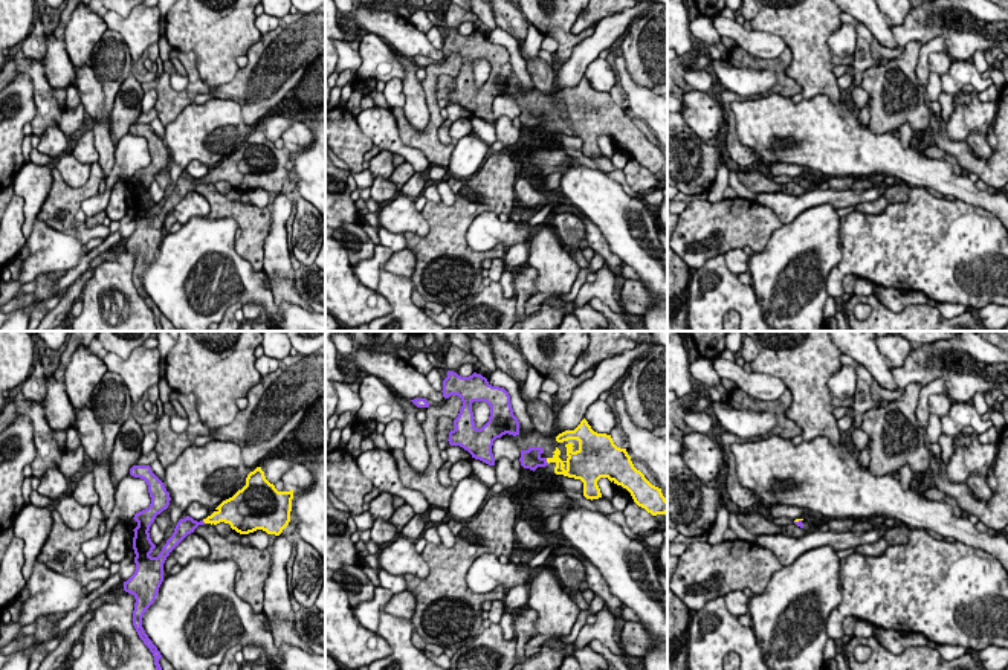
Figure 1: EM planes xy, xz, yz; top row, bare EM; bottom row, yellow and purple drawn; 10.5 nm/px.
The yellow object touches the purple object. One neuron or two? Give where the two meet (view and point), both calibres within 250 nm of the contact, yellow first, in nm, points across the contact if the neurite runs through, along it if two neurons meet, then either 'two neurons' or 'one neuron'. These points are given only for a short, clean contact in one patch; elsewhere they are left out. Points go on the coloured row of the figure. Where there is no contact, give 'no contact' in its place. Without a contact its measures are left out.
meets yellow in xz at (547, 461); 100 nm thick on the yellow side, 200 nm on the other; runs through xz (570, 461), (547, 461), (530, 458); one neuron

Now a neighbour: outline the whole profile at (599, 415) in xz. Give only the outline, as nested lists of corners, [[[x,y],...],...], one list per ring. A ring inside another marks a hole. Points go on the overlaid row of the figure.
[[[596,400],[585,412],[585,420],[597,433],[609,435],[617,424],[617,415],[606,401]]]

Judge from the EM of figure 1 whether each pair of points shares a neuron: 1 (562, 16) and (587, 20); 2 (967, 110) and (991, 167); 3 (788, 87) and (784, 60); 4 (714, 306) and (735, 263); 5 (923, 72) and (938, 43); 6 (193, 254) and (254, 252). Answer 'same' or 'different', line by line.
1: different
2: different
3: same
4: different
5: same
6: different

